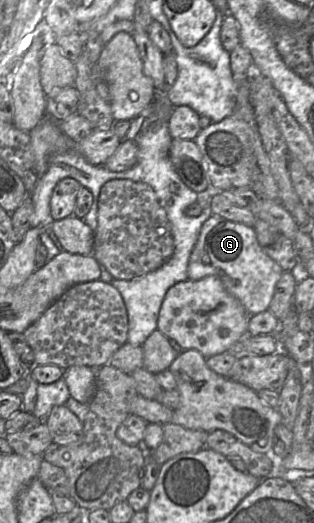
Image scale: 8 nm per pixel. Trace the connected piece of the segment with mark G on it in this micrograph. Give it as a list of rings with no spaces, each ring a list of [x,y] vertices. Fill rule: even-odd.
[[[212,214],[202,225],[188,263],[188,278],[218,276],[228,293],[238,299],[250,315],[267,311],[283,268],[260,246],[252,226]]]

